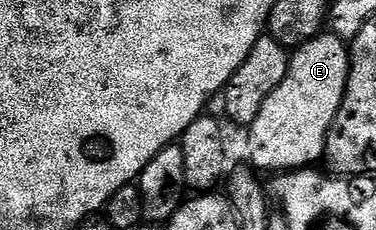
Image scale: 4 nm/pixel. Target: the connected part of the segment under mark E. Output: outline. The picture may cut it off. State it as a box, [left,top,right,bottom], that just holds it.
[248,32,348,172]

